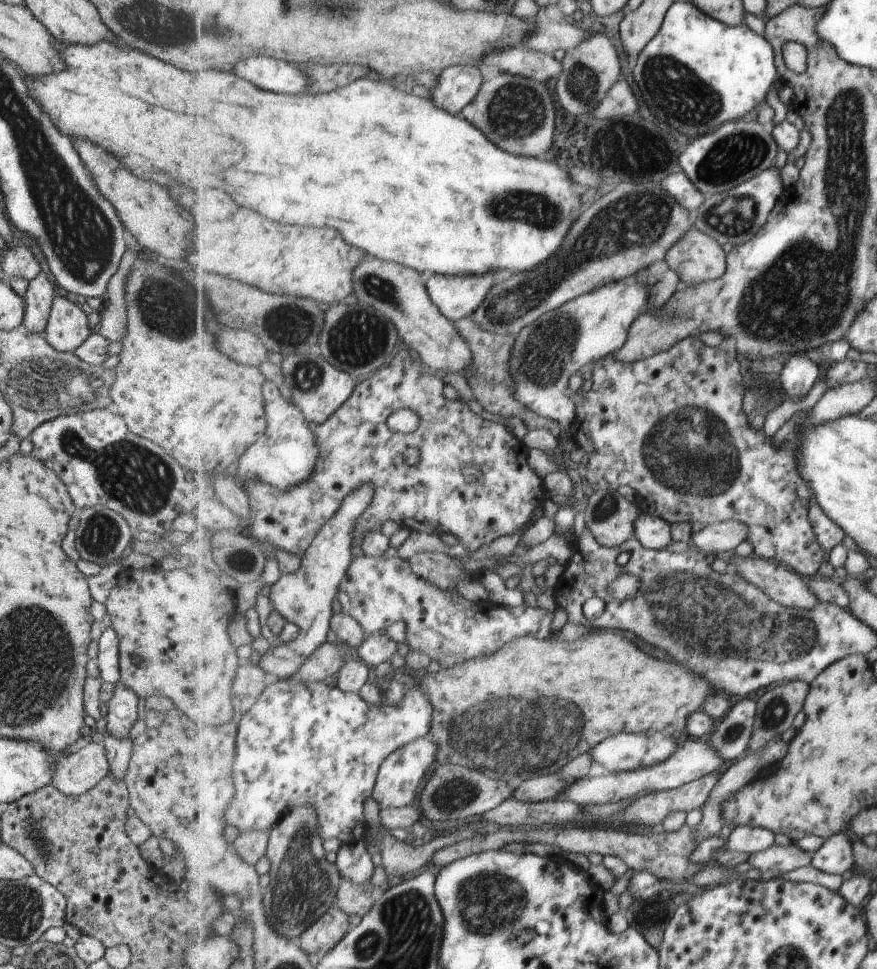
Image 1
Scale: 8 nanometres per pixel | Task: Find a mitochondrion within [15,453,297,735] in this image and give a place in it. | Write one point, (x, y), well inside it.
(101, 534)

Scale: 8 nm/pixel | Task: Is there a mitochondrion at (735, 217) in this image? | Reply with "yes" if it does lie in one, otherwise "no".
yes

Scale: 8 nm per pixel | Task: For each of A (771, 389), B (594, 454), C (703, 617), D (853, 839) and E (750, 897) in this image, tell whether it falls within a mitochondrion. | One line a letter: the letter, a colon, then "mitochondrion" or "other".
A: other
B: other
C: mitochondrion
D: other
E: other

